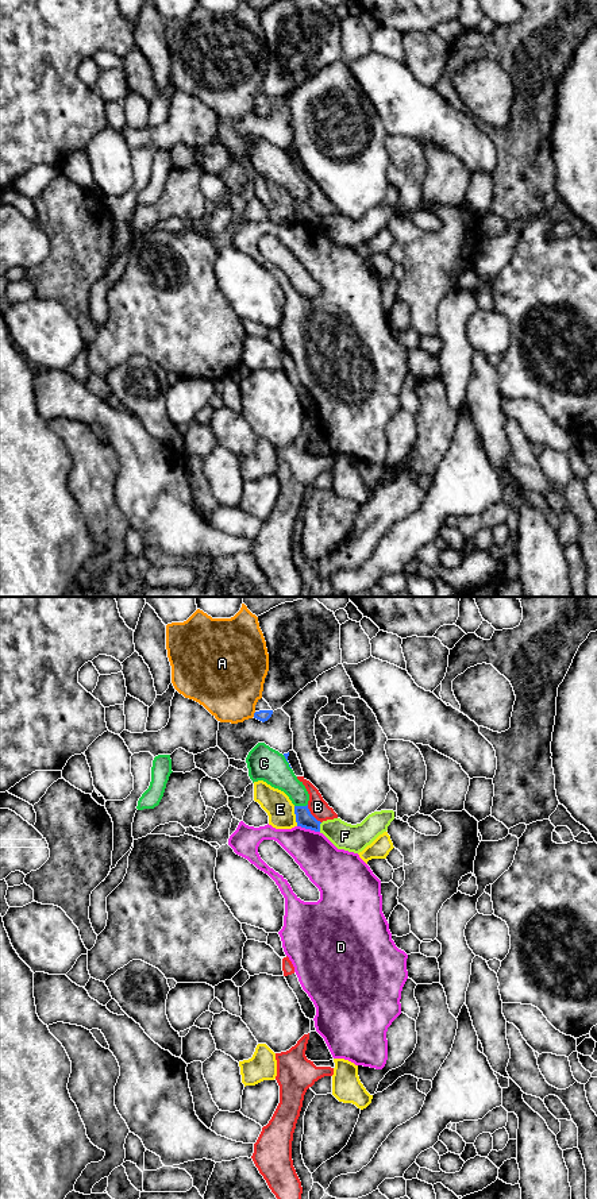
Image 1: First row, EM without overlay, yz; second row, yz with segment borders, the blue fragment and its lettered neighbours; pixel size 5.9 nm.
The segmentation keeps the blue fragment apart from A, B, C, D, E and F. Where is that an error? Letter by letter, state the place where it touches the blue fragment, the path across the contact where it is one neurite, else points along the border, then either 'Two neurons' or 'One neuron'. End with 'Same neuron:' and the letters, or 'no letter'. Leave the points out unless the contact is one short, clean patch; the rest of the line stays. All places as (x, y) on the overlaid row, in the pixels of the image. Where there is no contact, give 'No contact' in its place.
A: Touches blue at yz (254, 714). Two neurons
B: Touches blue at yz (311, 814). Two neurons
C: Touches blue at yz (300, 806). Boundary: yz (307, 804), (295, 806). Two neurons
D: Touches blue at yz (308, 828). Two neurons
E: Touches blue at yz (296, 816). Two neurons
F: Touches blue at yz (319, 827). Boundary: yz (322, 822), (319, 831). Two neurons
Same neuron: no letter

